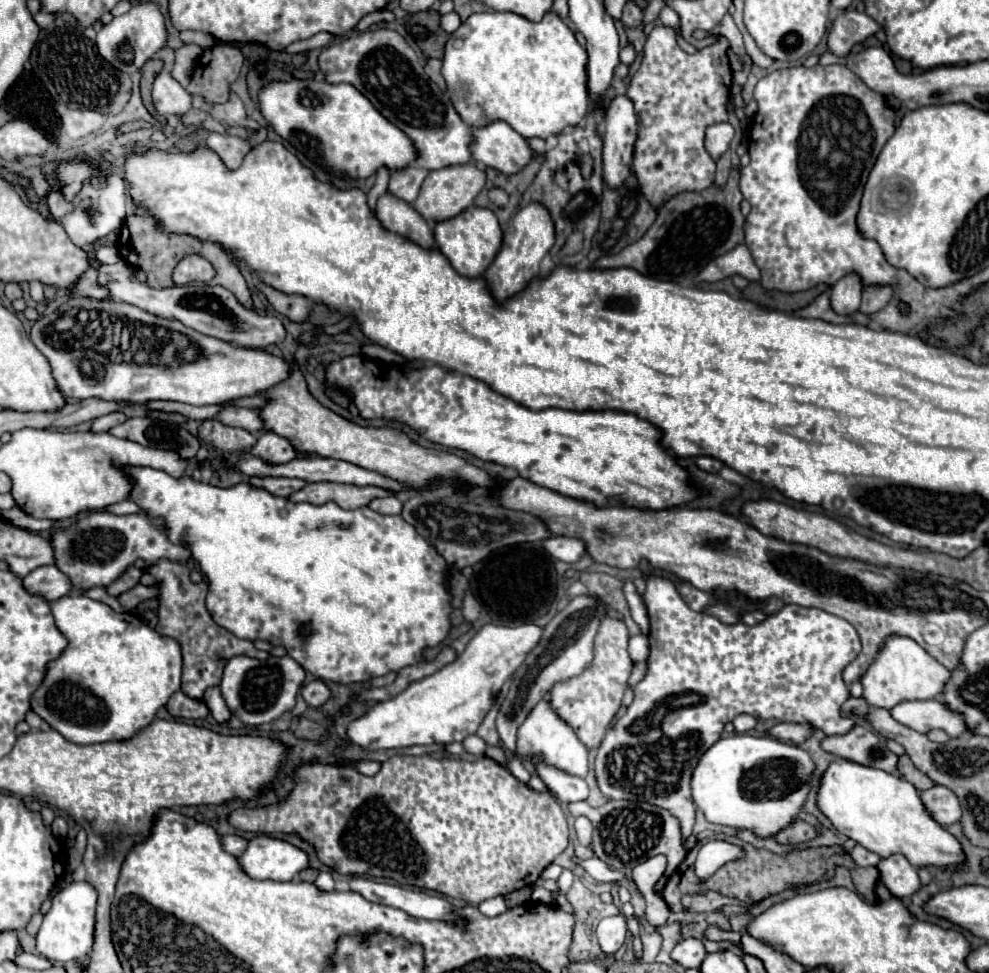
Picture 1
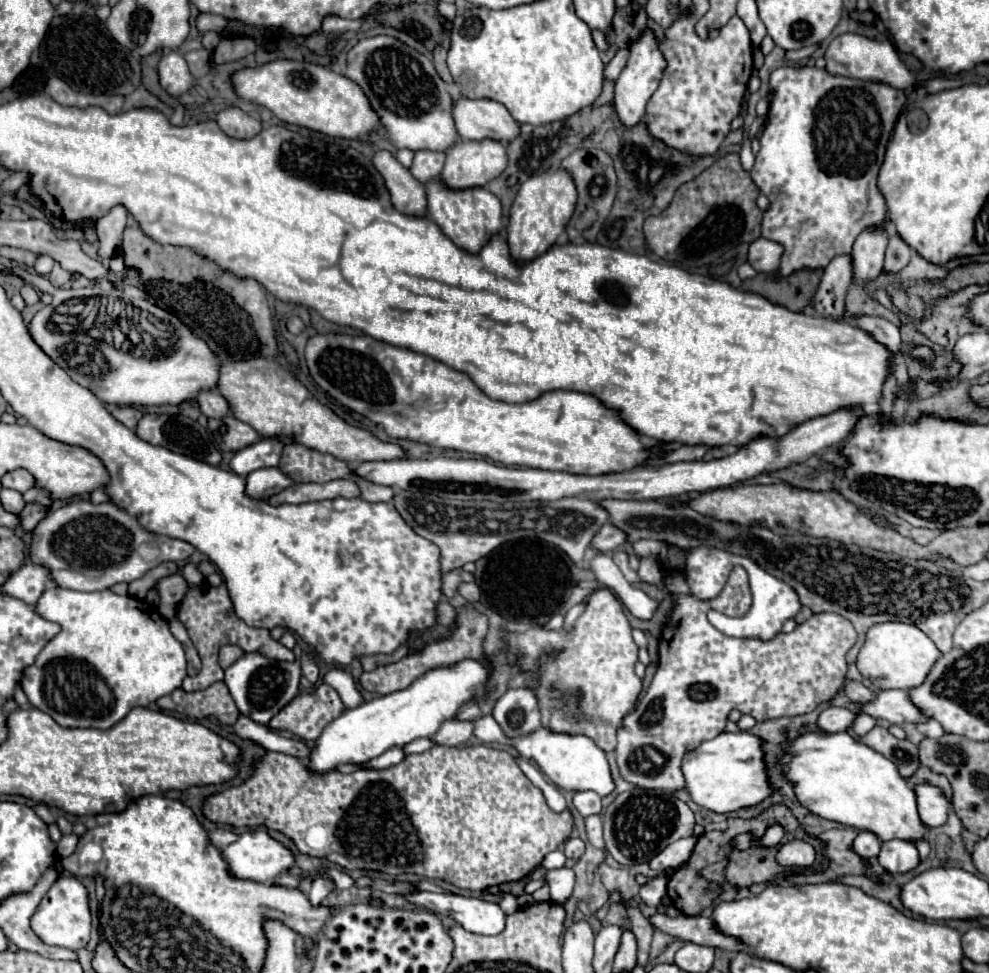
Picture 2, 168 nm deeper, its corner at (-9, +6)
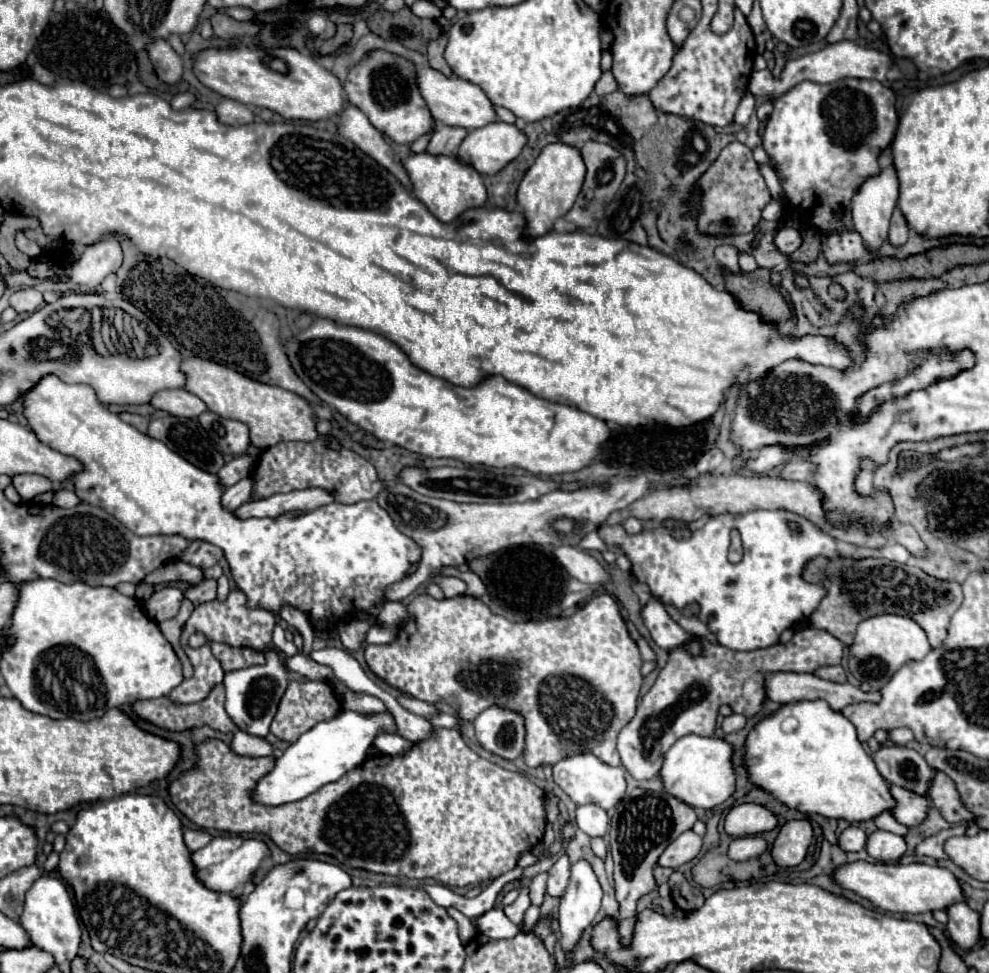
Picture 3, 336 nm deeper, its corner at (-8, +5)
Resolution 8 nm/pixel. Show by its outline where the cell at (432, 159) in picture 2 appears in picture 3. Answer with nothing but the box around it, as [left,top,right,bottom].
[425,123,467,155]

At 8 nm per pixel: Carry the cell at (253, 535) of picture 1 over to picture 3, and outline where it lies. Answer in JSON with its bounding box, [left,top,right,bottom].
[21,375,421,625]

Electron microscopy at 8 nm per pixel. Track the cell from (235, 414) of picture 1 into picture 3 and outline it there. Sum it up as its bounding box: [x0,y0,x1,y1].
[151,389,207,417]

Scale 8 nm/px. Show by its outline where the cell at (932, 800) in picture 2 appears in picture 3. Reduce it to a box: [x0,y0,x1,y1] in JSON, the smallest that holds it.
[891,785,931,827]

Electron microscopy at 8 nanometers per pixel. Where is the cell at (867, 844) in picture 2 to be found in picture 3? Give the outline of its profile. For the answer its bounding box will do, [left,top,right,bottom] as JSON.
[839,825,867,851]

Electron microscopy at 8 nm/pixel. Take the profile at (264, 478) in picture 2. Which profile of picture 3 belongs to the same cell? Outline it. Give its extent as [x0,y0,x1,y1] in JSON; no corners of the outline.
[221,477,253,511]

